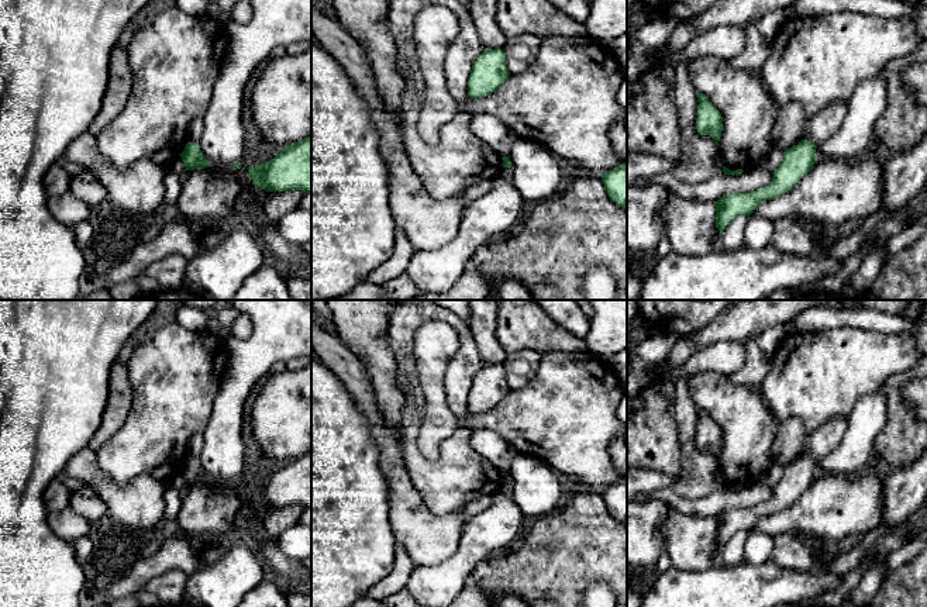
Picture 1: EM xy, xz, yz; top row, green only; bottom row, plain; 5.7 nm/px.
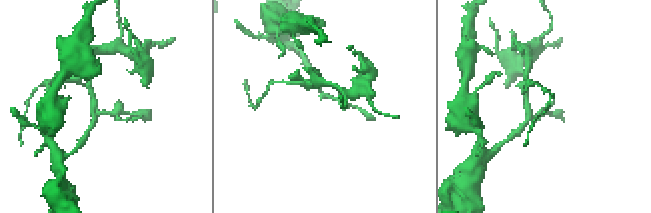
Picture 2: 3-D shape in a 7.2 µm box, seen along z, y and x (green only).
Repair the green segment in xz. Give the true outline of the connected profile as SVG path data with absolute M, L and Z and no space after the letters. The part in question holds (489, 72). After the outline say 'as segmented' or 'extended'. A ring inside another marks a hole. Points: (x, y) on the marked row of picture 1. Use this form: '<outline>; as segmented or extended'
M483 49L468 79L468 96L482 99L496 92L510 76L503 49Z; as segmented

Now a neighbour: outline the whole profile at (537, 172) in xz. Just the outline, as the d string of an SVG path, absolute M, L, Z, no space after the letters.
M516 138L510 152L513 184L531 206L559 193L562 163L538 142Z

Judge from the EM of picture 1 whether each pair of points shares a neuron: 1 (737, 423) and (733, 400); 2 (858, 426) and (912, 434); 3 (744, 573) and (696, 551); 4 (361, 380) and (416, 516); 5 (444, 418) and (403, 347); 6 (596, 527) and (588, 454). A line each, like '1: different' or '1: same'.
1: same
2: different
3: different
4: same
5: different
6: different

